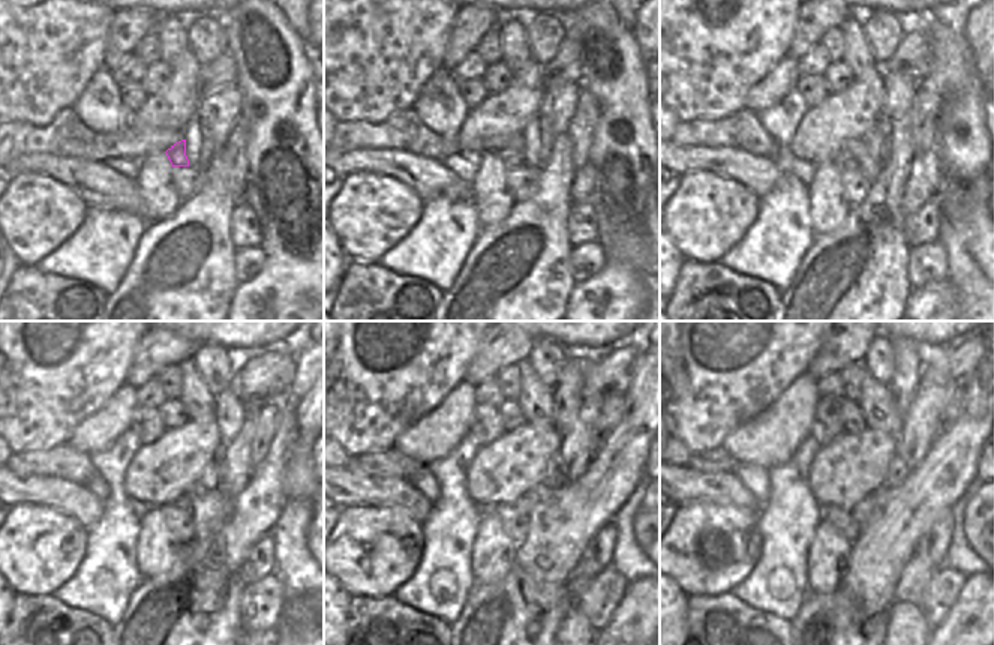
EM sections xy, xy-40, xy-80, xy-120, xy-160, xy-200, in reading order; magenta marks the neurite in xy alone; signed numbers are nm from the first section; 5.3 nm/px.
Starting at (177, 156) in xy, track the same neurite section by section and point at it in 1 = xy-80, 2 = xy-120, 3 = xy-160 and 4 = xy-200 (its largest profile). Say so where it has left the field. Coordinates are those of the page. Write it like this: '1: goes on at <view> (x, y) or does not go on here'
1: goes on at xy-80 (843, 161)
2: goes on at xy-120 (183, 501)
3: goes on at xy-160 (522, 504)
4: goes on at xy-200 (864, 509)

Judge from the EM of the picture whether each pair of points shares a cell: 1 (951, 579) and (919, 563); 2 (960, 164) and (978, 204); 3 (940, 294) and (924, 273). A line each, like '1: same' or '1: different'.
1: different
2: different
3: different

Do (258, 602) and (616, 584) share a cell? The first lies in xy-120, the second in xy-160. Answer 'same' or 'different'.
same

